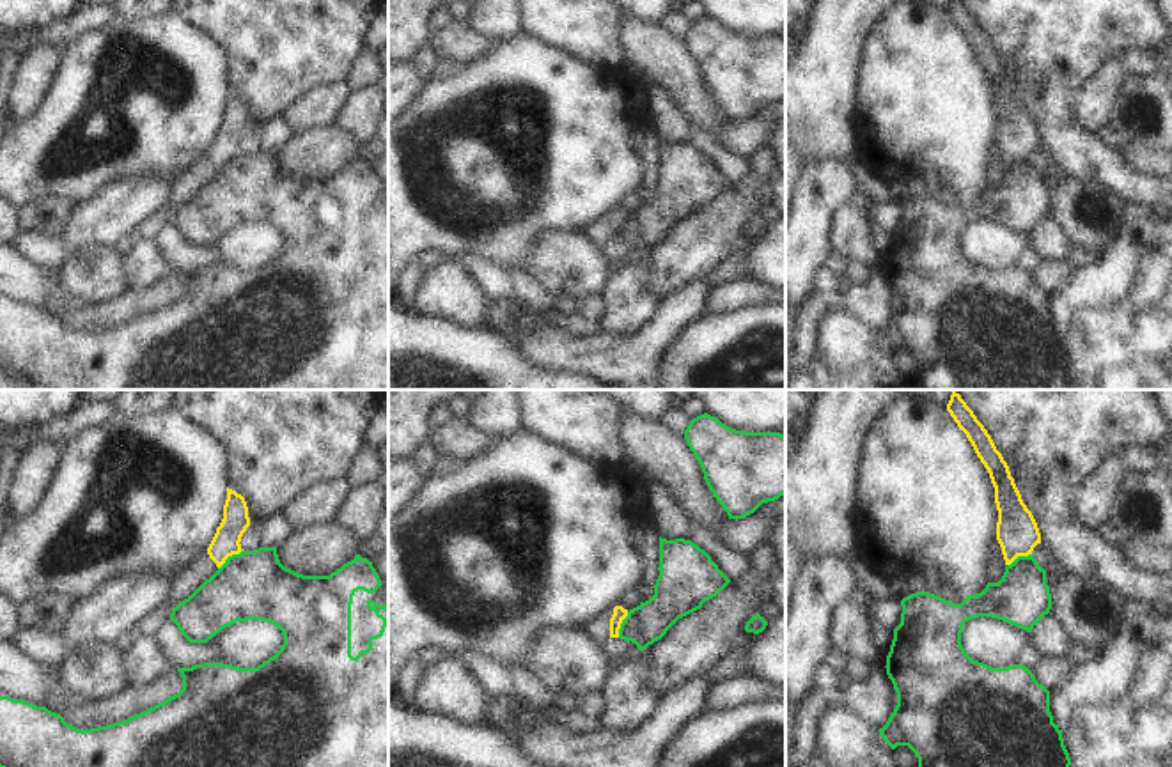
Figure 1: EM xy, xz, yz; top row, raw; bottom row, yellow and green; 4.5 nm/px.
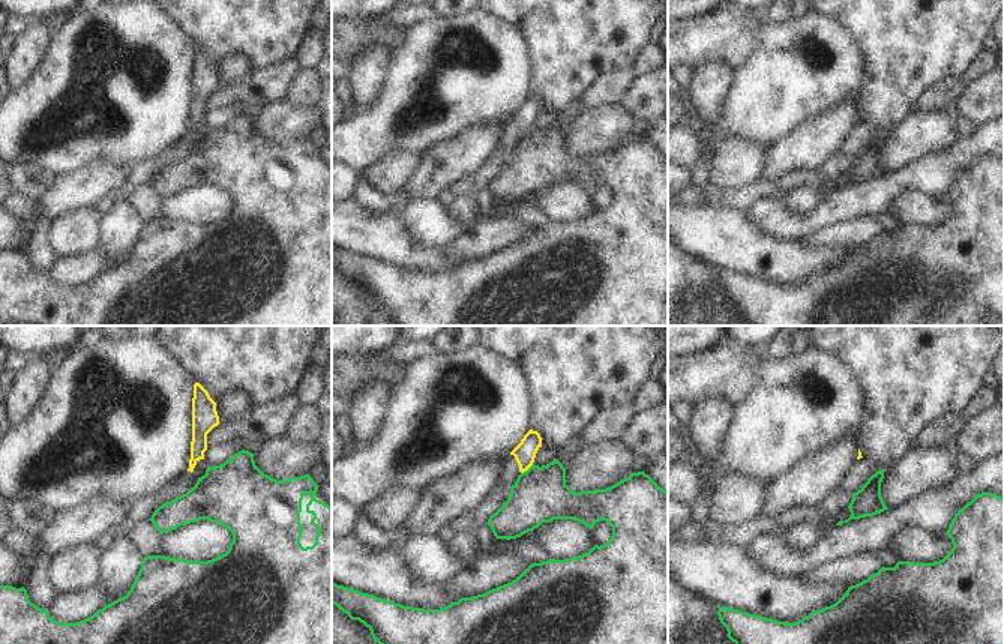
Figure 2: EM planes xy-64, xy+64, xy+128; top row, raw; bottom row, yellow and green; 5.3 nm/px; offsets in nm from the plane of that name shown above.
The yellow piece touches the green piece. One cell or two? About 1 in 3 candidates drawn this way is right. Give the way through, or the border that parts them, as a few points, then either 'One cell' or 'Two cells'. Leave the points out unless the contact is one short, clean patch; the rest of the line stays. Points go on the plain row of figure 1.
Boundary: xy (242, 153), (233, 156), (218, 172). Two cells.

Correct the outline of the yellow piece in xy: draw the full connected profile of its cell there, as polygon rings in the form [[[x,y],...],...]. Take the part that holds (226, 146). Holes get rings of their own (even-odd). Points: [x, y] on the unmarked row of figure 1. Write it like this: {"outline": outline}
{"outline": [[[227,90],[223,122],[207,154],[170,182],[168,197],[158,213],[174,213],[209,182],[229,159],[239,158],[243,154],[239,145],[248,129],[250,120],[245,101]]]}

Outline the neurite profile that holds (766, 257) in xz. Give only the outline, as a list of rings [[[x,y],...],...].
[[[778,216],[748,248],[746,276],[785,291],[785,216]]]

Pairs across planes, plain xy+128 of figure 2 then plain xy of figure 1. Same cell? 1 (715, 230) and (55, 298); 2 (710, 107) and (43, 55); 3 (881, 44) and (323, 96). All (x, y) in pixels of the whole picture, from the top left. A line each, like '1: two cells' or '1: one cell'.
1: one cell
2: one cell
3: two cells

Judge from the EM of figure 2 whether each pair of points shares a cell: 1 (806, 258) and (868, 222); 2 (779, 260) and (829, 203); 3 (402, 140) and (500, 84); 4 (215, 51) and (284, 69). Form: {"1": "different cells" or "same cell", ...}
{"1": "different cells", "2": "different cells", "3": "same cell", "4": "different cells"}

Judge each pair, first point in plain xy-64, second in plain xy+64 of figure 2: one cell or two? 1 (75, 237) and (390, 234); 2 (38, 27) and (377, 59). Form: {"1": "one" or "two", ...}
{"1": "two", "2": "one"}

